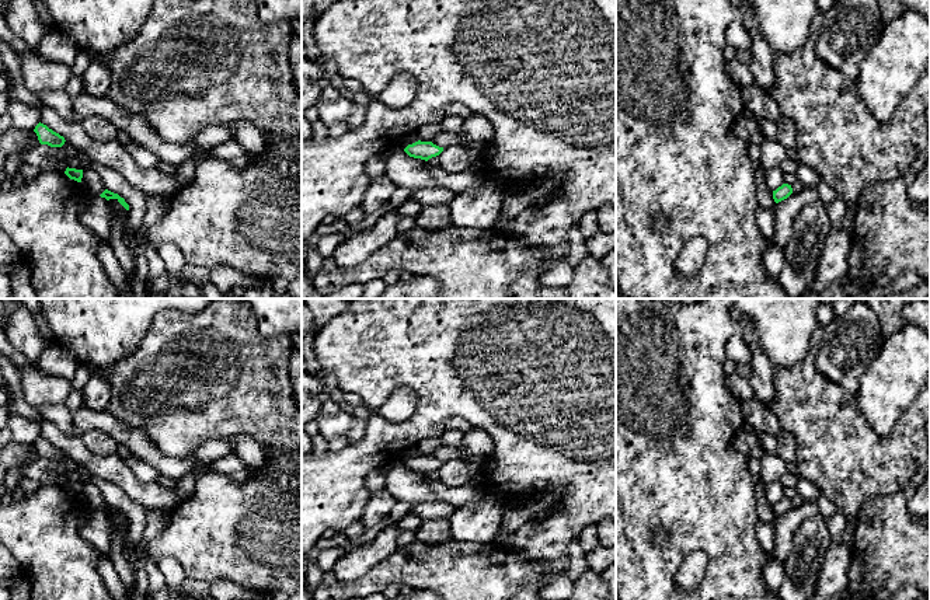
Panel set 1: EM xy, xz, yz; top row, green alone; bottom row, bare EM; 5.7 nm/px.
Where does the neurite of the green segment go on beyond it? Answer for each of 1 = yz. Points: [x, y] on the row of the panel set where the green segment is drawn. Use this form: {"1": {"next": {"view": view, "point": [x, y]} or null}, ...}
{"1": {"next": null}}

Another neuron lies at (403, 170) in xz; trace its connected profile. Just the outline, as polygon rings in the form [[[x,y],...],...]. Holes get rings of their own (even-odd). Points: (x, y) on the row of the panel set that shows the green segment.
[[[398,147],[384,153],[384,160],[384,175],[396,186],[414,191],[425,186],[442,186],[459,195],[474,192],[485,185],[485,178],[476,168],[464,172],[446,172],[438,165],[429,167],[425,160],[410,157]]]

